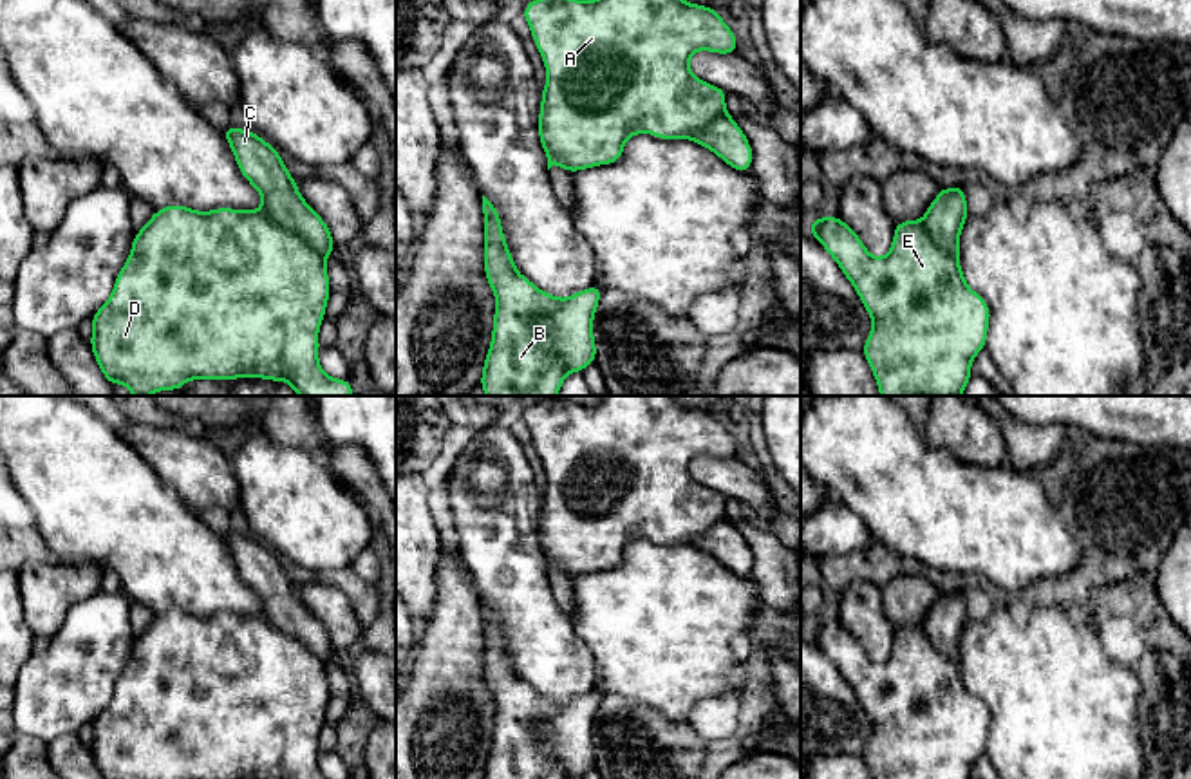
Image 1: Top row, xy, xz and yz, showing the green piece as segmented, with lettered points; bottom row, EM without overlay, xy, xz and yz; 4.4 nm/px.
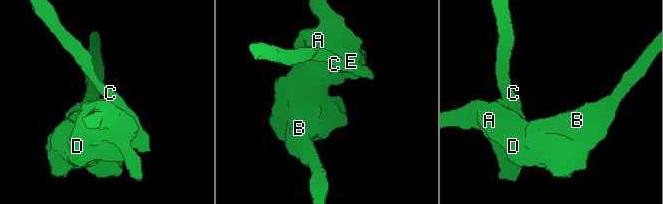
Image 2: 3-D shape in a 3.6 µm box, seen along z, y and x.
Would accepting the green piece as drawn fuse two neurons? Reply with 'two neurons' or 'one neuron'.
two neurons

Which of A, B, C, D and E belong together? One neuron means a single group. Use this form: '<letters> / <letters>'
A B D E / C

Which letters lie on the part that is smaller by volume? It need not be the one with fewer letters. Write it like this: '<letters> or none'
C

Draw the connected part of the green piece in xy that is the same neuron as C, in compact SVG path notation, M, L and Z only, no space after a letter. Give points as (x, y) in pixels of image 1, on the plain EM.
M222 535L240 578L260 598L275 627L302 642L324 665L336 652L325 625L304 605L278 555L251 535Z

